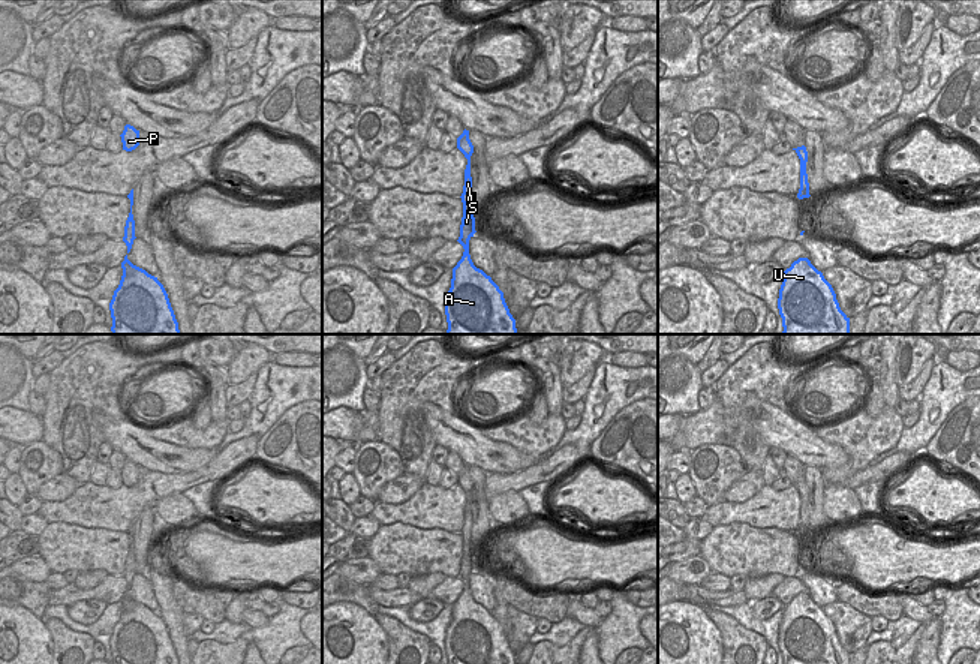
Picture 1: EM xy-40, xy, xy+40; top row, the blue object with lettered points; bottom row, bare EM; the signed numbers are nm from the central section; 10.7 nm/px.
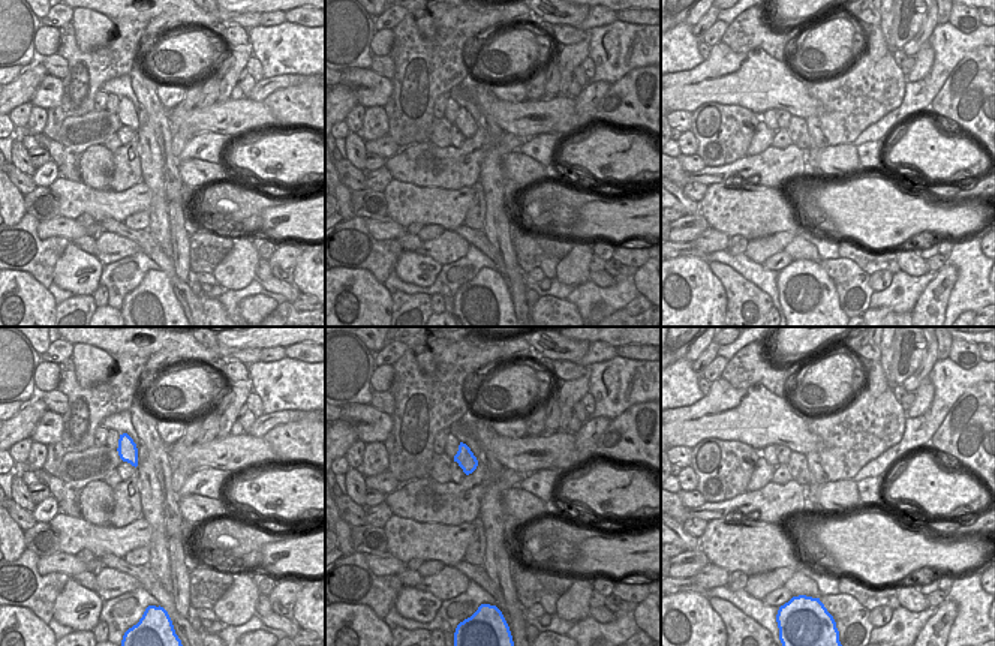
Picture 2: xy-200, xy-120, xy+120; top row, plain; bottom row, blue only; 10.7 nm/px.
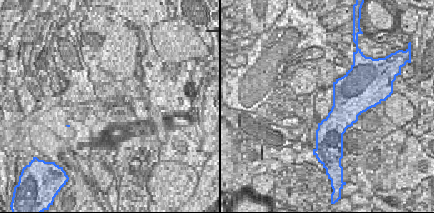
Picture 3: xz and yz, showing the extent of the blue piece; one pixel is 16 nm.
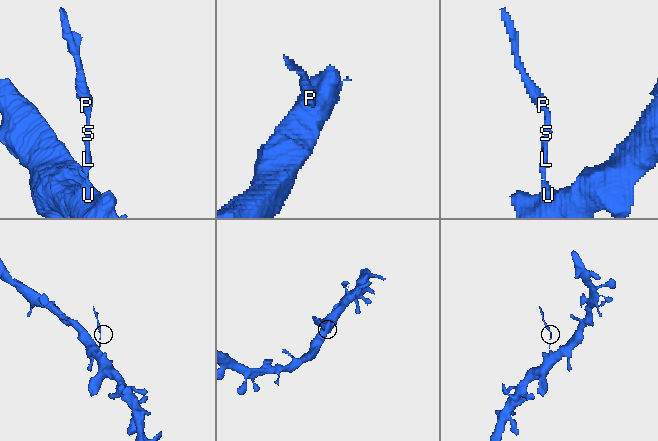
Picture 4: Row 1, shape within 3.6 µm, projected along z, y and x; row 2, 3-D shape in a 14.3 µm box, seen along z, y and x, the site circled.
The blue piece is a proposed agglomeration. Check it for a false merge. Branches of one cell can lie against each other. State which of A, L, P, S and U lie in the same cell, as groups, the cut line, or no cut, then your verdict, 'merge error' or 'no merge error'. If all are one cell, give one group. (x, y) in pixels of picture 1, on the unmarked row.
groups A U / L P S; cut xy (463, 588), (468, 589); merge error

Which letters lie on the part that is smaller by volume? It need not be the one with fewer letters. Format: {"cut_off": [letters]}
{"cut_off": ["L", "P", "S"]}

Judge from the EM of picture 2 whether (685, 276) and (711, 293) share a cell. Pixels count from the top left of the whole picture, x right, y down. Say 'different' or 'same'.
same

